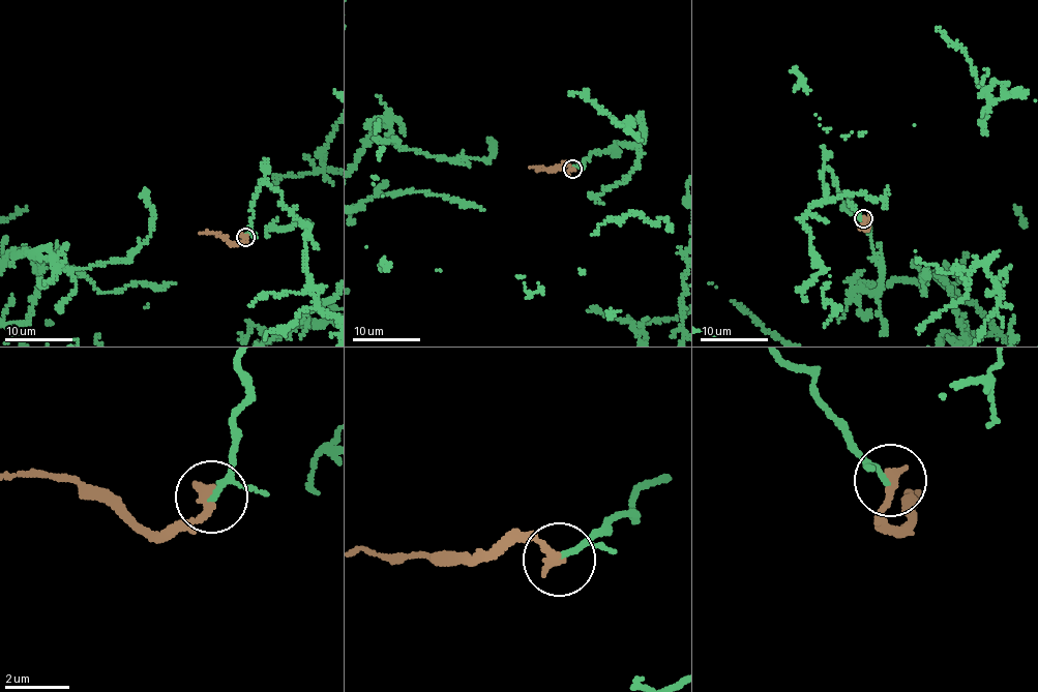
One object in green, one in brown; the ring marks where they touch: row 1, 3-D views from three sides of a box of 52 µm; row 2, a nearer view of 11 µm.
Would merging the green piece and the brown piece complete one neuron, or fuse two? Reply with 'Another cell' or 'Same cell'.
Same cell

